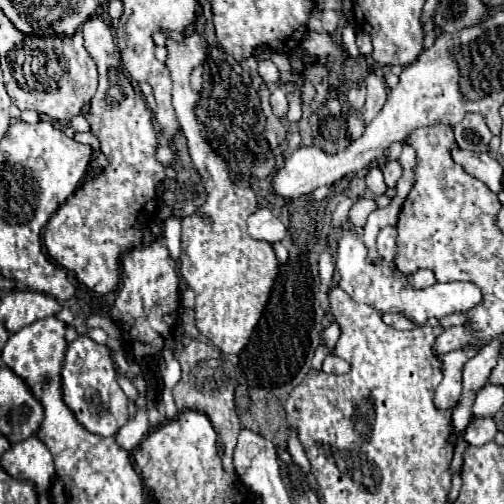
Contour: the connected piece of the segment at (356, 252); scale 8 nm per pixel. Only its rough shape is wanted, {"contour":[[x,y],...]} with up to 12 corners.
{"contour":[[353,229],[337,237],[339,287],[377,311],[415,323],[469,311],[475,283],[415,291],[383,259],[373,265]]}

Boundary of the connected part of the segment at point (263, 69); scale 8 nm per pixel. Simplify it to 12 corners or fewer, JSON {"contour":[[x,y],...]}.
{"contour":[[271,59],[259,61],[257,73],[265,83],[279,83]]}

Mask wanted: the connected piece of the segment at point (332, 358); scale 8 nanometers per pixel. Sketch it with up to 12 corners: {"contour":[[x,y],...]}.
{"contour":[[329,355],[323,361],[325,373],[347,373],[349,363]]}

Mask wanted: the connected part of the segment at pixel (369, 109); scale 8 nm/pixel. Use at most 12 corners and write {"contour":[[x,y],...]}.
{"contour":[[375,73],[367,75],[363,121],[373,117],[387,101],[387,87]]}

